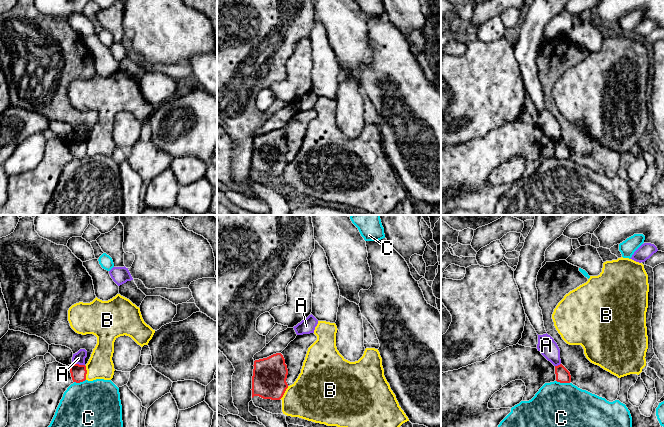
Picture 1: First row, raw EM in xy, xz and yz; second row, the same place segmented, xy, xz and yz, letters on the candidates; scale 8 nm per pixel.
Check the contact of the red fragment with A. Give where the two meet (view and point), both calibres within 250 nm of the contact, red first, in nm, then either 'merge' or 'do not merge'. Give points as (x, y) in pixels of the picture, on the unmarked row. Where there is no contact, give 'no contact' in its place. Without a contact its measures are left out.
meets red in xy at (78, 140); 130 nm thick on the red side, 100 nm on the other; do not merge

